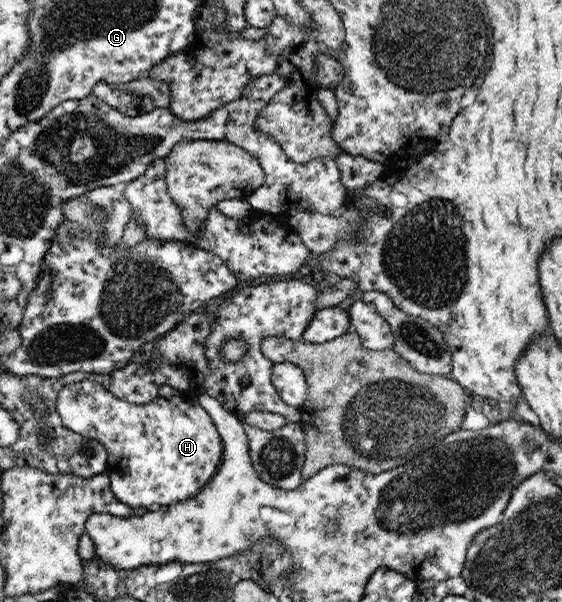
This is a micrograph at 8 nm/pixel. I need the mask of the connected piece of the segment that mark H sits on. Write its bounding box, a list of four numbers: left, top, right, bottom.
[57,380,222,509]

